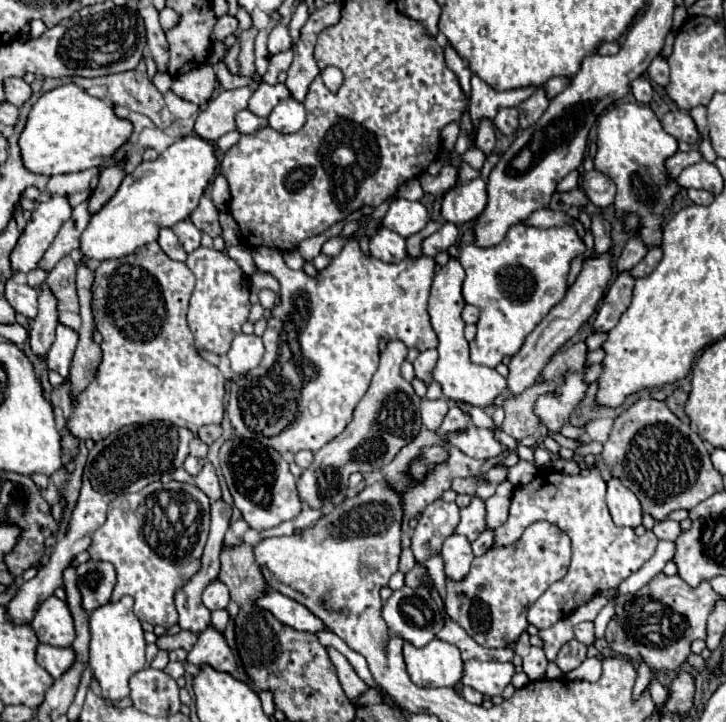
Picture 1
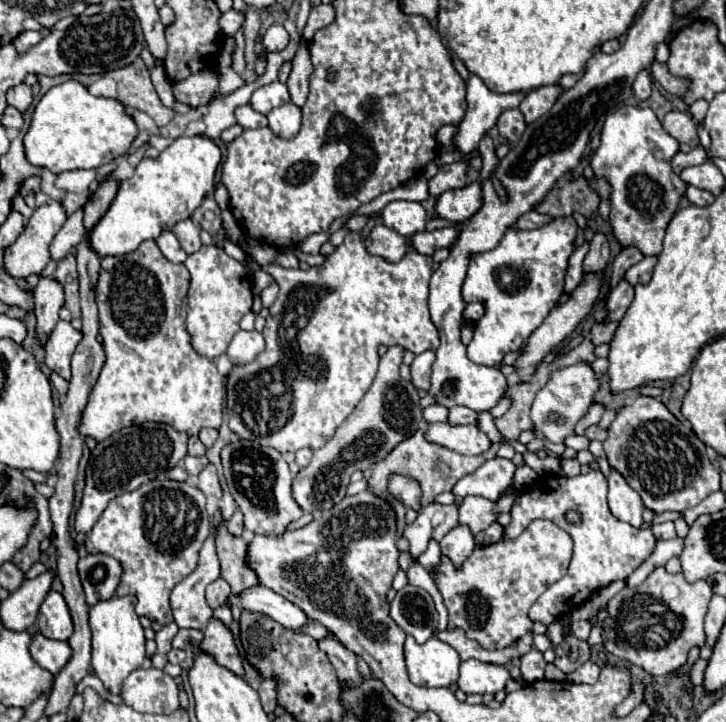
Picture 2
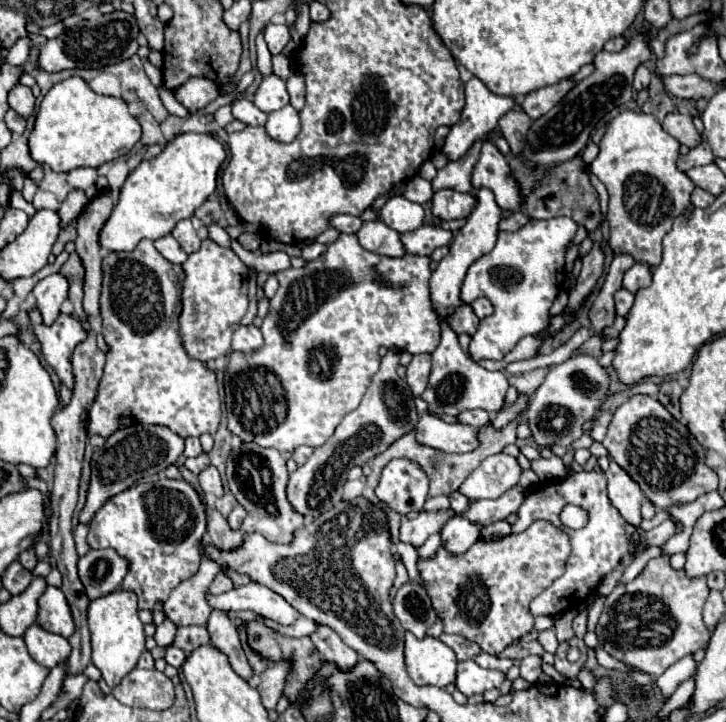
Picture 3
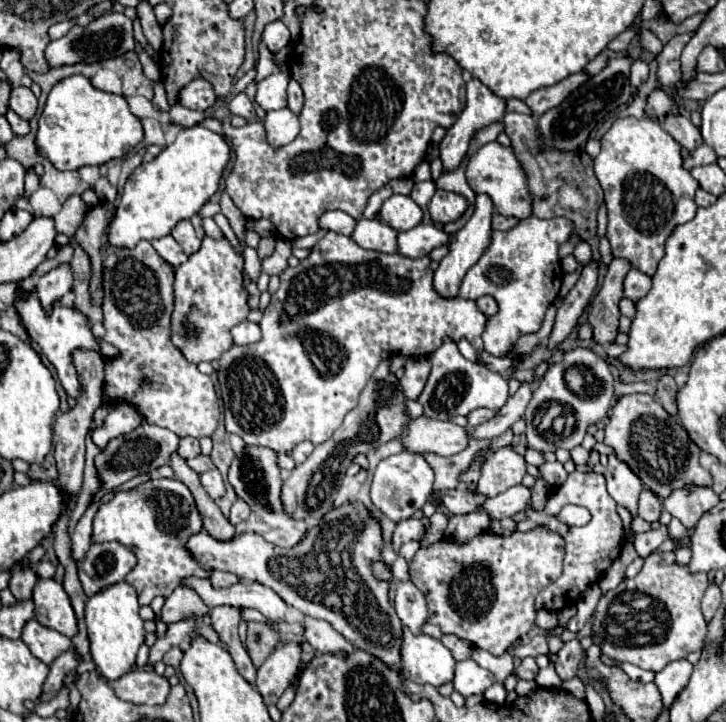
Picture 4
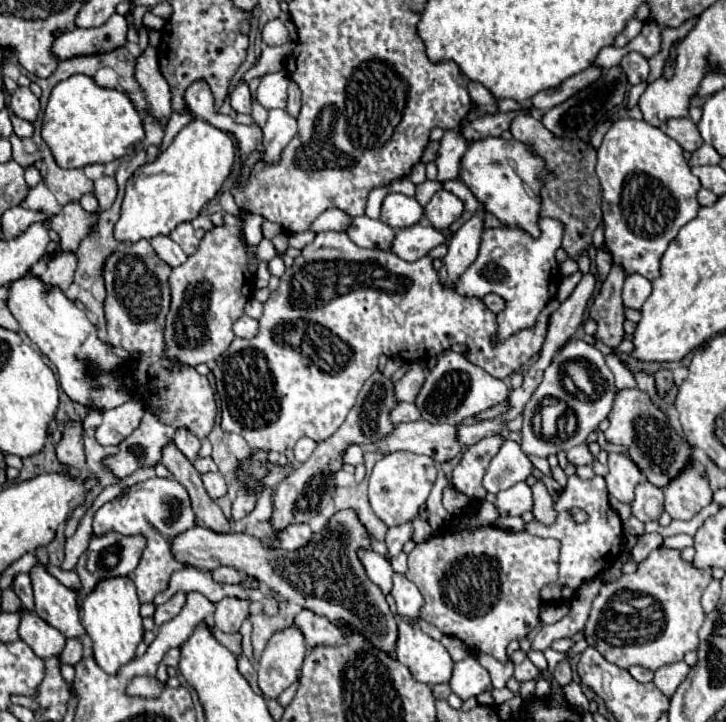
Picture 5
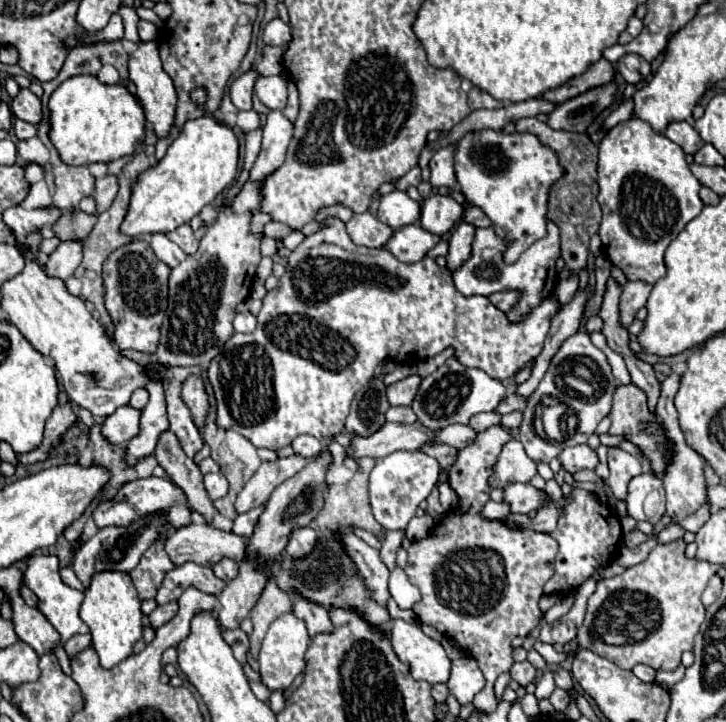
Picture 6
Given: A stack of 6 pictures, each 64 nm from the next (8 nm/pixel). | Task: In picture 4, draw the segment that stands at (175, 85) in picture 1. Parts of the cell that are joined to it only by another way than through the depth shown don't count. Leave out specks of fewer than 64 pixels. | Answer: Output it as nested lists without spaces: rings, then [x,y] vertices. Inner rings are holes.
[[[192,80],[190,84],[186,84],[180,94],[178,94],[178,102],[190,110],[206,110],[214,105],[216,95],[212,84],[208,84],[208,80]]]

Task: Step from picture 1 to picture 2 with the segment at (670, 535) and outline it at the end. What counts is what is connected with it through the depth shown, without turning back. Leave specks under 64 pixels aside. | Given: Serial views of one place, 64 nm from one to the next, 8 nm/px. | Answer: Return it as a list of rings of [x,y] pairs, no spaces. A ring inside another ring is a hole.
[[[662,522],[662,524],[654,524],[652,532],[656,536],[656,540],[670,540],[676,538],[676,528],[674,522]]]

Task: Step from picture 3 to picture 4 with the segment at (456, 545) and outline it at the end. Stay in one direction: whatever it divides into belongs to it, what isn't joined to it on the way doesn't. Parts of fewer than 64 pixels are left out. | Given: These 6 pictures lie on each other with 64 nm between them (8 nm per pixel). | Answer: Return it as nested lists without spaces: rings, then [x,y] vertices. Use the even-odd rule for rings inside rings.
[[[472,512],[466,516],[450,516],[448,528],[444,532],[444,538],[456,542],[456,544],[466,544],[474,536],[486,532],[490,526],[490,518],[486,512]]]

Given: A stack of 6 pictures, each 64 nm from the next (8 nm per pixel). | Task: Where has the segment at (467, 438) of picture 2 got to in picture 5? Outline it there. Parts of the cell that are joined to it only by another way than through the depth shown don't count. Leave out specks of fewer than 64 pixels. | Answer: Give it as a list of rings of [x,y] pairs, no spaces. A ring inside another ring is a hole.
[[[420,418],[416,422],[396,424],[396,432],[380,440],[376,448],[384,454],[408,450],[430,456],[436,462],[444,462],[454,458],[464,448],[464,444],[458,442],[454,424],[430,424]]]

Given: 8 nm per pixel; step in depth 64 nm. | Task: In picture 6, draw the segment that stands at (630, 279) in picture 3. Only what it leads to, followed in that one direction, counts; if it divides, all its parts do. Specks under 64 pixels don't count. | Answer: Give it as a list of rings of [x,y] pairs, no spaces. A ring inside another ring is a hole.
[[[628,280],[624,284],[622,298],[620,298],[620,316],[624,326],[634,322],[634,314],[646,304],[650,292],[652,292],[652,286],[642,280],[632,280],[632,282]]]

